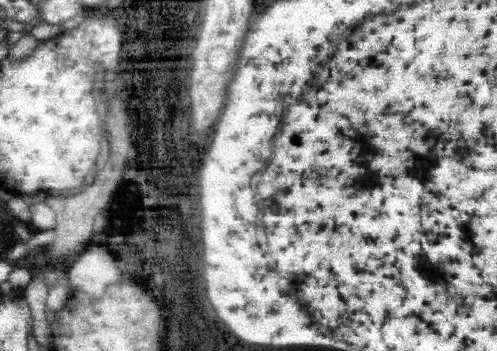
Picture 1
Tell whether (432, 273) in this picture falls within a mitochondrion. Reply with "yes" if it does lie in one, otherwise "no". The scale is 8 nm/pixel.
no

